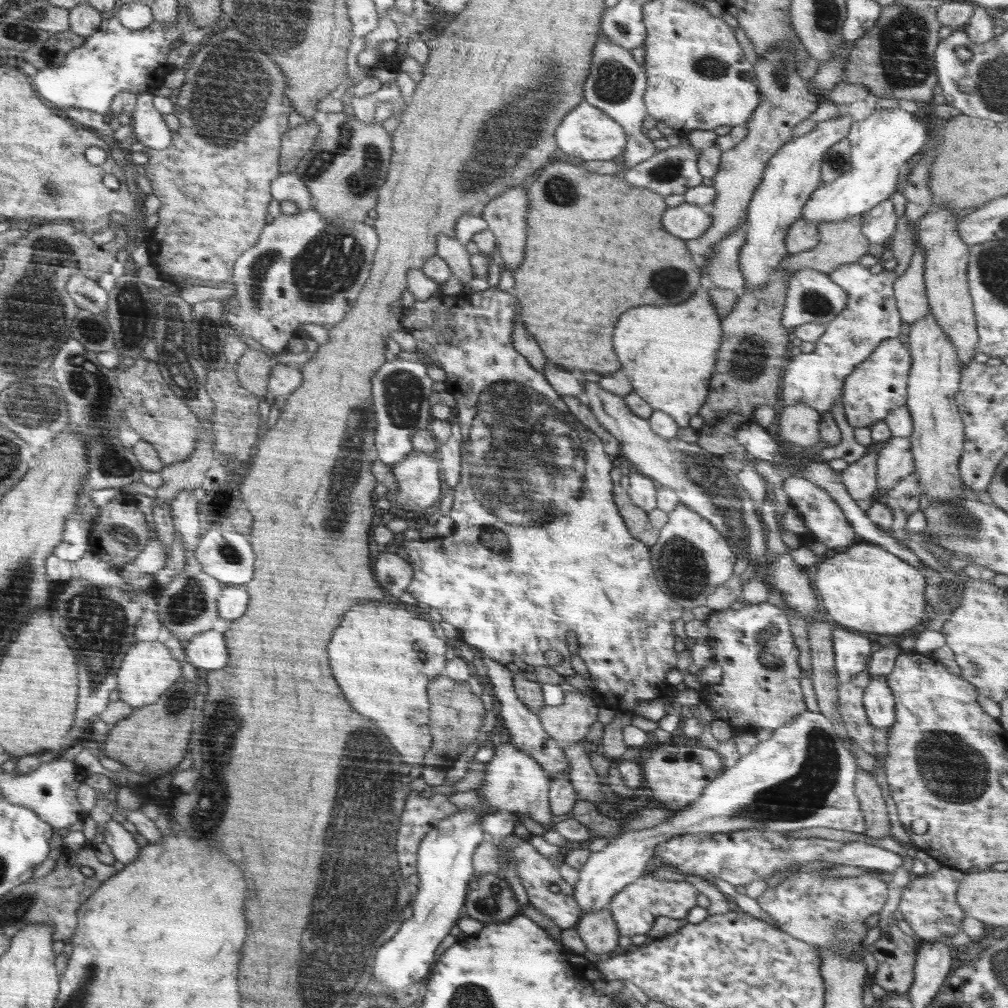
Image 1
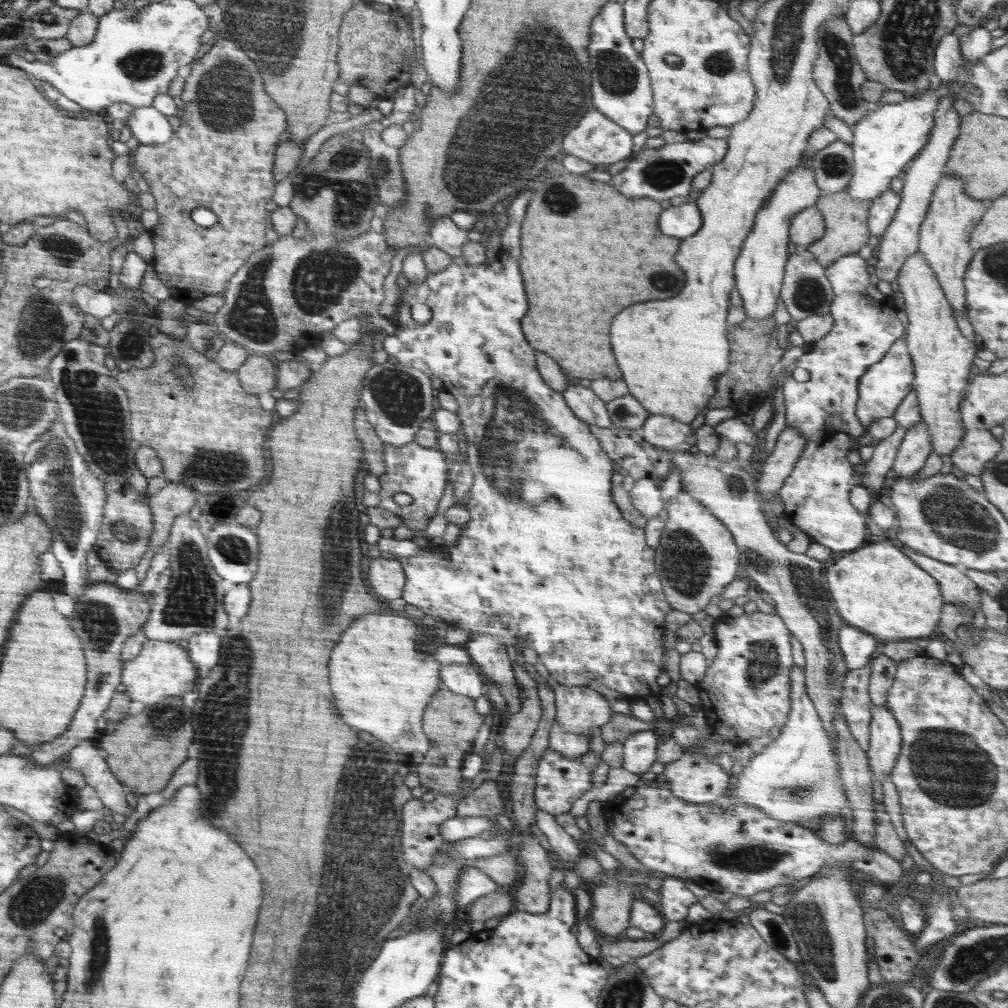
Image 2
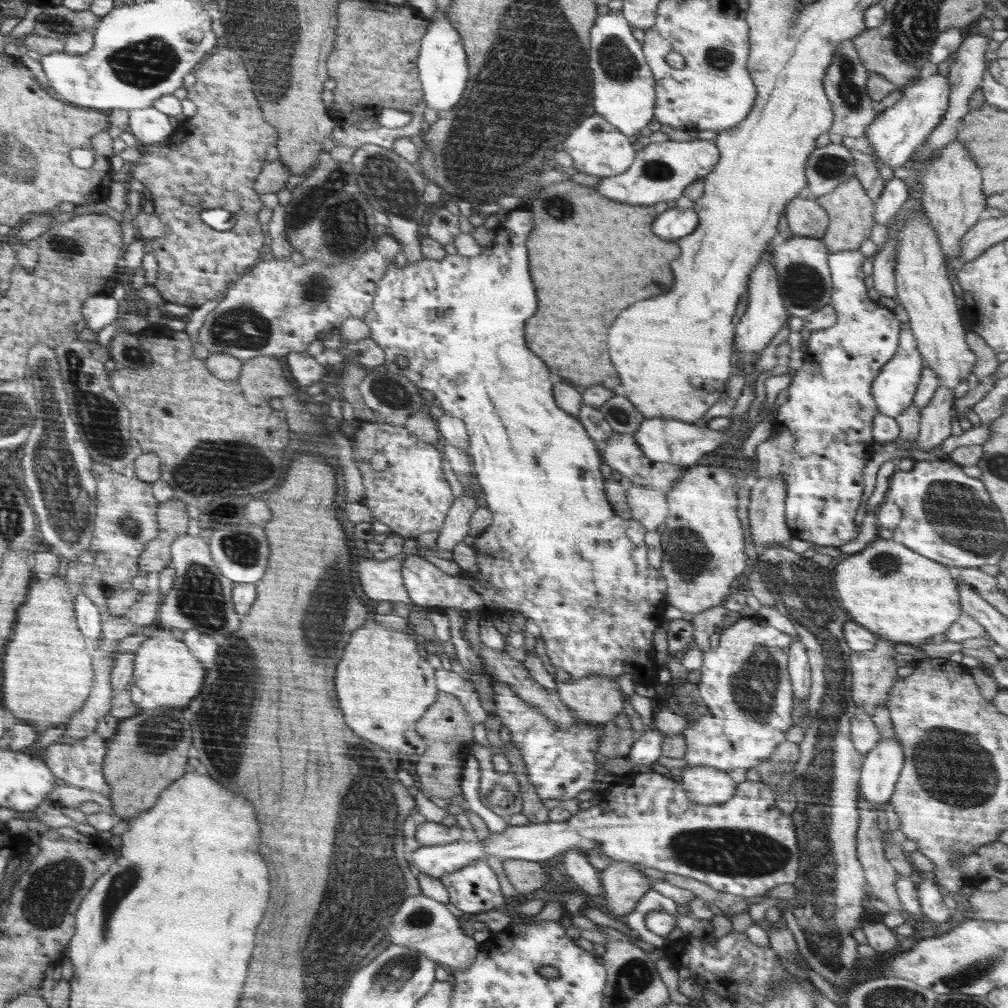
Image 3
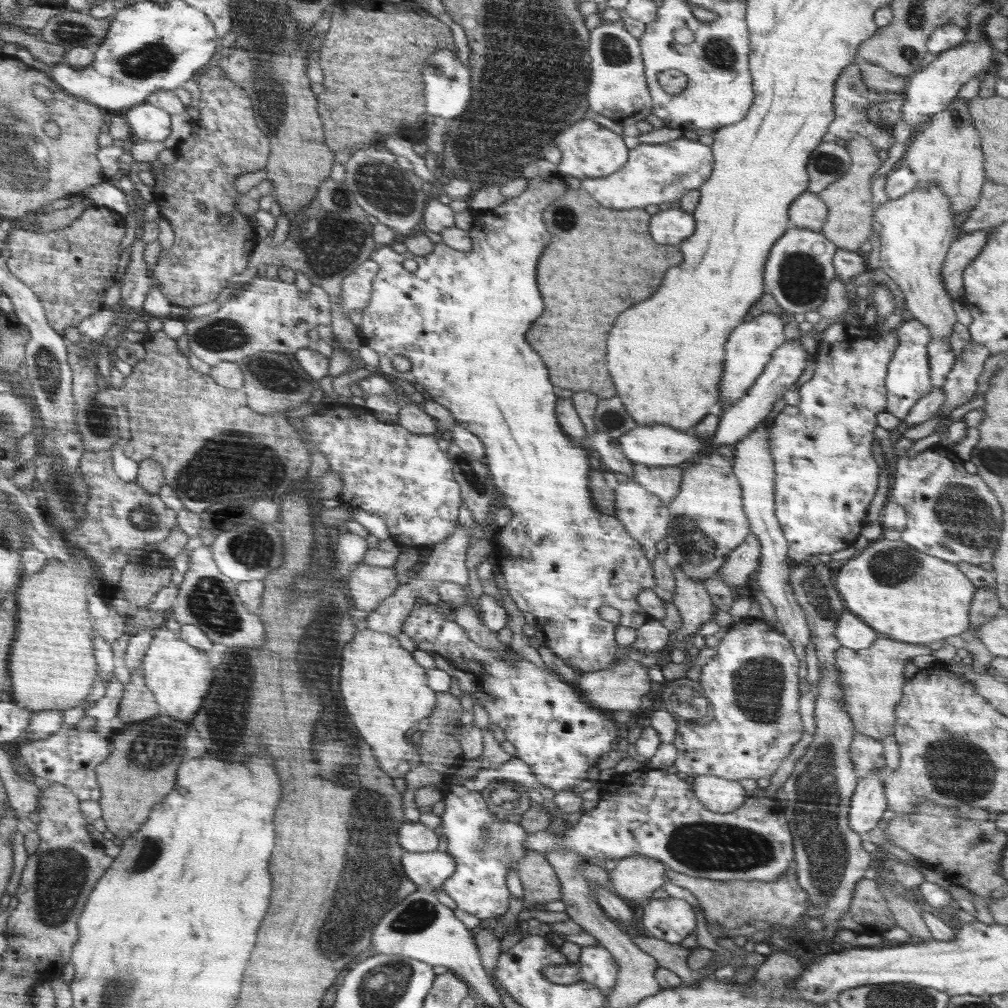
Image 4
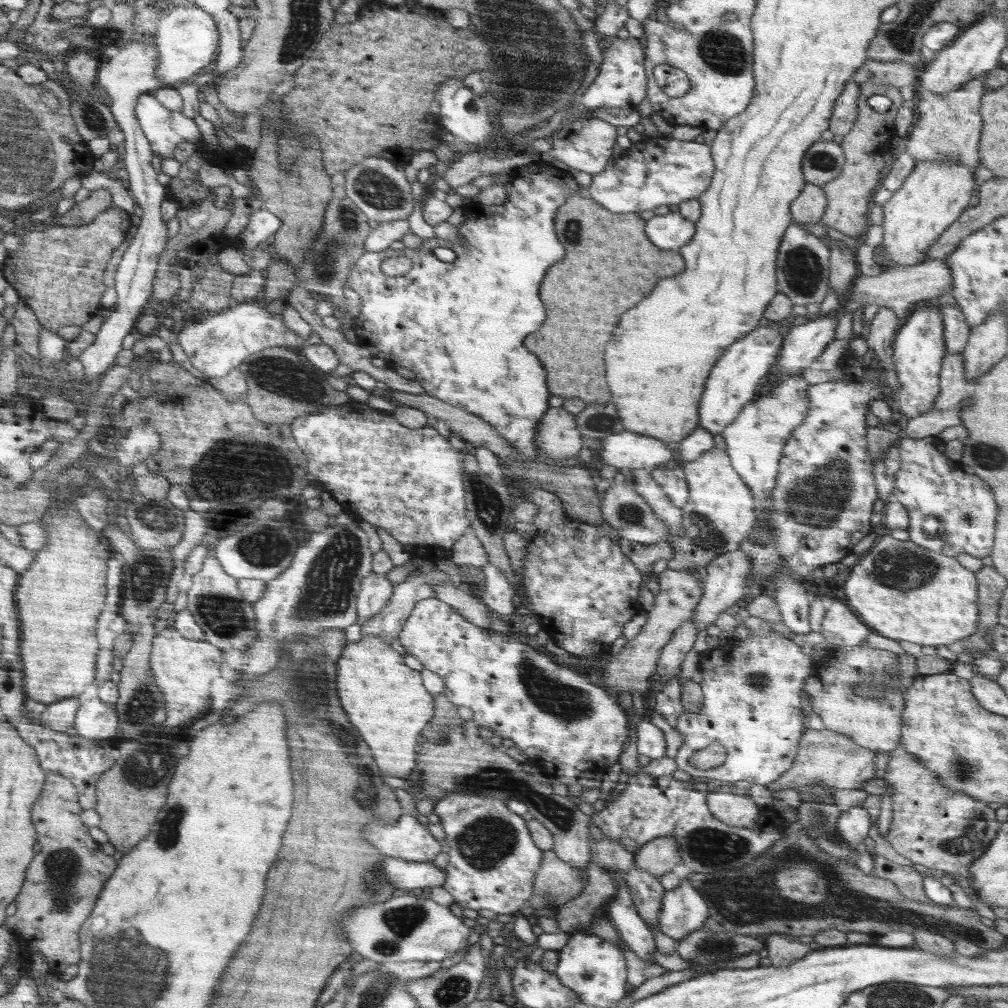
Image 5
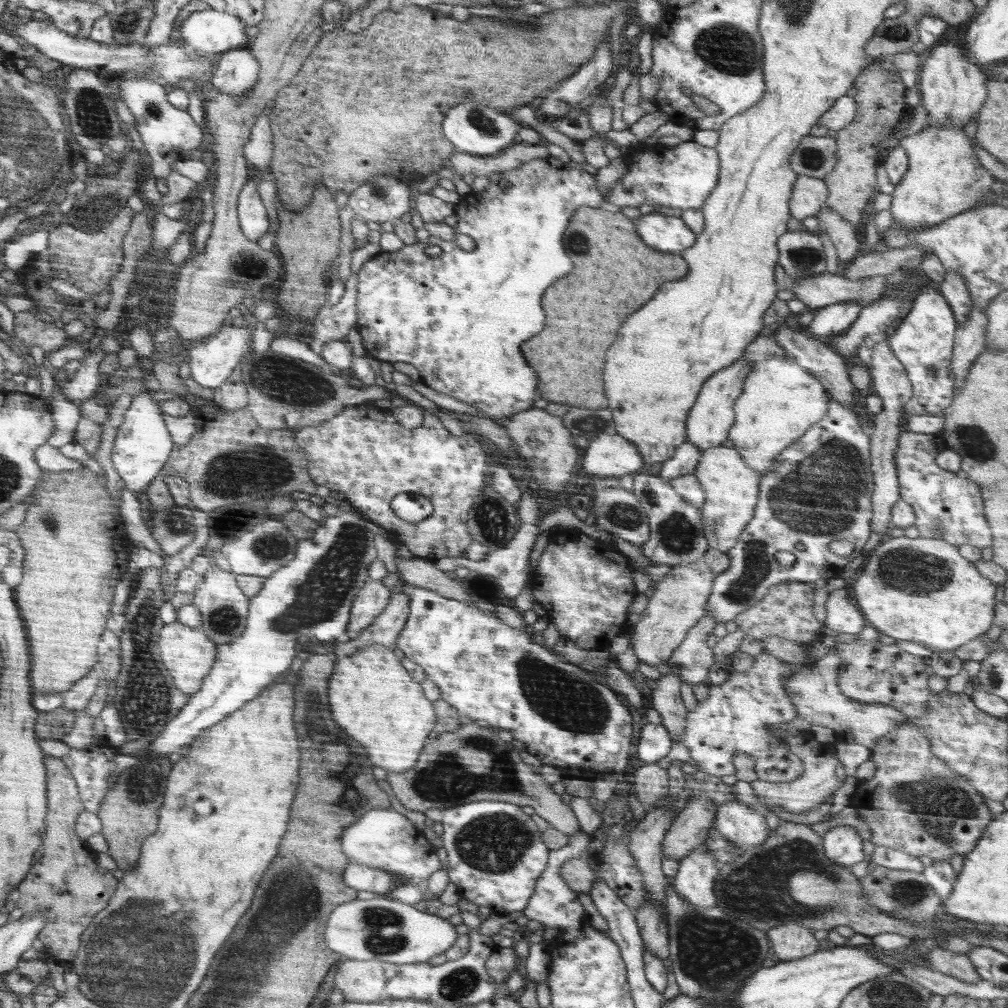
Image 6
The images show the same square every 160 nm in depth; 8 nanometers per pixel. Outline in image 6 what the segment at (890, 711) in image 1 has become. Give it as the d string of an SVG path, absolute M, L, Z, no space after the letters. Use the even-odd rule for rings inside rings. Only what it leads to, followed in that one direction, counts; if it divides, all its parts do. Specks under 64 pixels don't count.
M834 823L822 837L825 855L840 866L852 866L862 862L867 855L862 851L862 839L853 826Z

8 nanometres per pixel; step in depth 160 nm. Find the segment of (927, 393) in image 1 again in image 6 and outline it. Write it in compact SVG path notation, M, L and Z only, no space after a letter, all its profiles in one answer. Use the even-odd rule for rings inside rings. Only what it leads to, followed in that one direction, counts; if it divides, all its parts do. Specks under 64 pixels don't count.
M940 125L939 127L926 127L912 136L908 136L899 142L899 145L908 153L909 165L903 179L895 184L892 195L890 212L893 223L903 231L912 229L928 229L940 222L948 221L948 218L958 216L980 203L997 185L995 178L986 170L976 158L970 132L962 130L958 125Z

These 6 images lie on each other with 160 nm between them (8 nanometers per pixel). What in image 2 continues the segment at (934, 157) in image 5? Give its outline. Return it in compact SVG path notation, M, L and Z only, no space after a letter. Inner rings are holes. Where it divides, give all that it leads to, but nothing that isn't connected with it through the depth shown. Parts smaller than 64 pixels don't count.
M943 175L934 189L928 213L919 228L919 252L932 267L954 316L957 312L968 312L963 278L975 253L969 245L969 238L987 210L981 200L965 193L963 182L963 178Z

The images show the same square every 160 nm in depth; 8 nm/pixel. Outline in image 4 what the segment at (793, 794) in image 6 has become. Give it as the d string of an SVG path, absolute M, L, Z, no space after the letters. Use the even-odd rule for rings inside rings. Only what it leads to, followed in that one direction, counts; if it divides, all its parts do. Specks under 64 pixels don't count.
M854 733L849 748L851 761L858 779L869 776L869 772L873 772L877 768L884 769L886 767L885 752L881 741L865 734Z

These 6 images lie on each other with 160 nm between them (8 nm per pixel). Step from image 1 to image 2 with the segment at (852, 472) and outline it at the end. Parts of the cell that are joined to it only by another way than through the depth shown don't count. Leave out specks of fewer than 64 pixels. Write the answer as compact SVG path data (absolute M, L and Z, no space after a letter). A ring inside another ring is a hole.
M897 425L896 430L890 435L873 445L872 457L869 461L856 467L859 476L859 484L867 488L869 492L881 489L887 485L887 478L891 475L897 450L903 443L906 429Z

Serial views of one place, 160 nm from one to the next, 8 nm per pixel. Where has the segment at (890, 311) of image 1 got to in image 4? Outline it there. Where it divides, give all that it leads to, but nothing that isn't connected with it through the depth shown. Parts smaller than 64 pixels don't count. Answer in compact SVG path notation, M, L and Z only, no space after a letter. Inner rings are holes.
M837 247L833 265L835 276L845 284L850 300L844 312L846 317L822 332L823 339L819 341L820 346L815 354L818 365L812 379L801 384L800 403L786 405L777 414L769 430L769 449L775 468L775 515L789 544L788 557L796 563L803 563L817 554L831 555L854 546L858 534L866 525L864 518L870 502L876 496L880 470L872 456L874 428L877 414L887 407L885 378L899 343L893 330L888 335L876 335L874 327L864 328L858 321L860 317L854 313L857 296L851 279L867 270L867 256L859 251Z

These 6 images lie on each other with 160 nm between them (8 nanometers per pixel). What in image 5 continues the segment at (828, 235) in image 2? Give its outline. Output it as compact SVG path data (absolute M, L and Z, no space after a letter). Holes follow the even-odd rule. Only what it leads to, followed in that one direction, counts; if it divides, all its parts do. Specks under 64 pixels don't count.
M860 83L860 97L858 97L858 118L848 134L842 138L840 147L844 152L845 163L842 172L834 180L824 185L827 198L827 208L824 217L820 220L838 230L842 234L861 239L870 225L868 215L872 208L872 193L880 187L880 182L889 167L884 161L886 154L892 153L891 140L896 138L894 123L899 109L905 102L900 90L896 86L882 86L882 84ZM874 95L890 98L892 106L887 112L876 112L867 100Z

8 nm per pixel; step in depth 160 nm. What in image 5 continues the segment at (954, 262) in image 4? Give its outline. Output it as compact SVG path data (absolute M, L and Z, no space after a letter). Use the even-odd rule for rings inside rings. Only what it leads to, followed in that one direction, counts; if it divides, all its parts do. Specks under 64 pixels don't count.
M945 258L936 260L926 260L924 263L915 265L887 265L877 276L861 275L853 280L853 285L849 290L849 295L841 306L839 317L838 334L836 340L846 340L853 337L852 334L852 313L861 306L876 304L879 307L887 306L891 308L898 317L904 316L905 310L913 302L920 300L930 300L938 298L945 292L951 292L952 275Z

